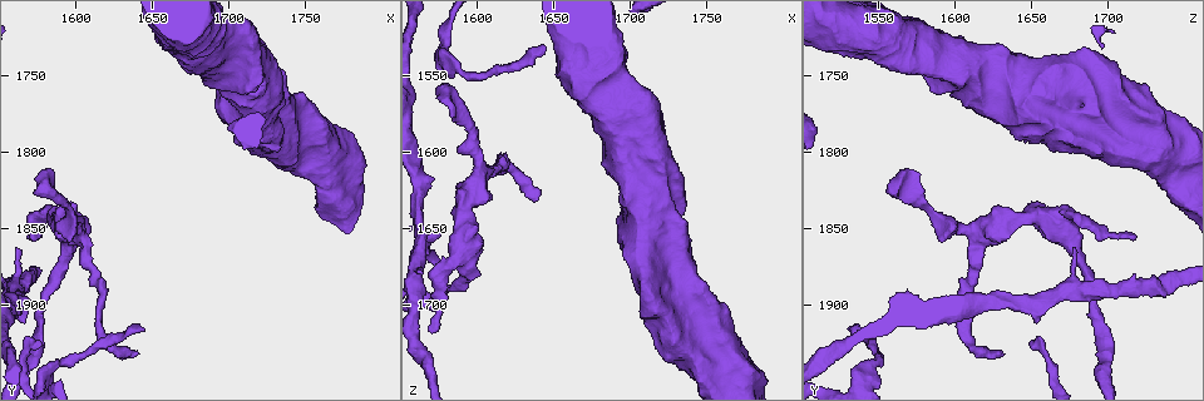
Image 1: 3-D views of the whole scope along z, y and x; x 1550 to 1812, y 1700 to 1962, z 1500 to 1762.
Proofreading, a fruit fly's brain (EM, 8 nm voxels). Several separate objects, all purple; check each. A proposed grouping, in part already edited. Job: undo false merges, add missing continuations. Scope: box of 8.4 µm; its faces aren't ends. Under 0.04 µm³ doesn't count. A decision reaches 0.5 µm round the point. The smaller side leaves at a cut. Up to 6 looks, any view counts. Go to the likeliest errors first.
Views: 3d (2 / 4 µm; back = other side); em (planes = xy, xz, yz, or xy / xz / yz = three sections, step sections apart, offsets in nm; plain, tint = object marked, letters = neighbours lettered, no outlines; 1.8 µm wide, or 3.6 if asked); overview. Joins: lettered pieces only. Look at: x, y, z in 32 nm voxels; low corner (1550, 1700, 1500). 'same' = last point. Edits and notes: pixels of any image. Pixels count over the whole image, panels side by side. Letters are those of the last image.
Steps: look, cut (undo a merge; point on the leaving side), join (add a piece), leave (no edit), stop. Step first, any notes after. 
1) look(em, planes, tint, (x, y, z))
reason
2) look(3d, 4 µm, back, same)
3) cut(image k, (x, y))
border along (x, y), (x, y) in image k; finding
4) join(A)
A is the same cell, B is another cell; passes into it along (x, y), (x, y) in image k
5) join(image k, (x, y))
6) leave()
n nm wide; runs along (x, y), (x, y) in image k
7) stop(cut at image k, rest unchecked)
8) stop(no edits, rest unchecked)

look(em, planes, letters, (1634, 1934, 1632))
long arm stops here

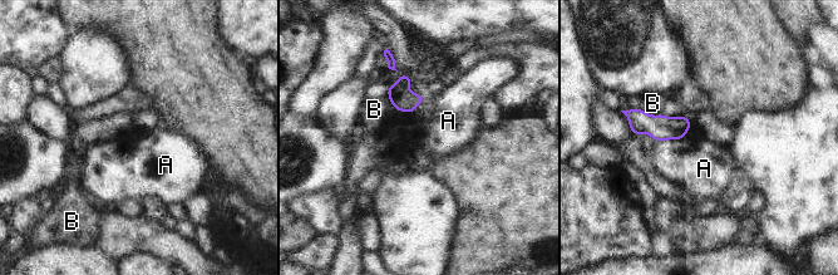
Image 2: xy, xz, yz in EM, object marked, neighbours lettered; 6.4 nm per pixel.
leave()
A and B are other cells; border along (683, 137), (656, 142) in image 2; no lettered piece goes on from it

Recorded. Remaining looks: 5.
look(3d, 4 µm, (1640, 1916, 1528))
free end

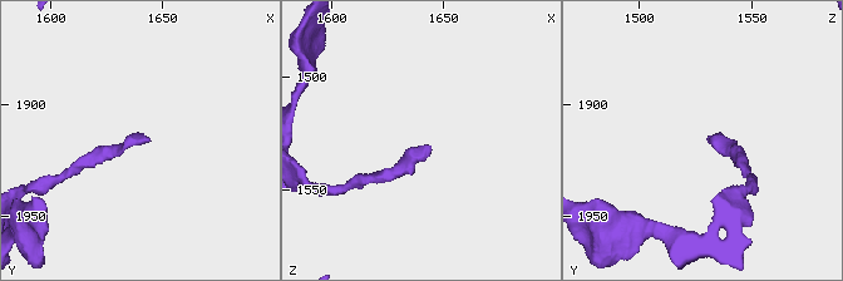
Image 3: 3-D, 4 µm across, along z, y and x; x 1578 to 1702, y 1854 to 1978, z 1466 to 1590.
look(em, planes, letters, (1642, 1916, 1529))

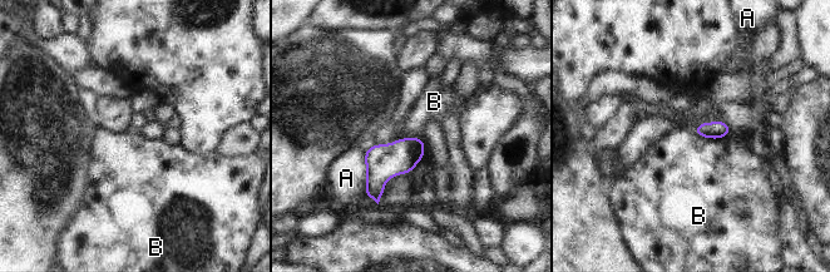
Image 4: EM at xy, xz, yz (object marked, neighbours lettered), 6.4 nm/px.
leave()
110 nm wide; A and B are other cells; border along (693, 130), (703, 137), (729, 136) in image 4; none of them fits

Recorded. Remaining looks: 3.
look(3d, 4 µm, (1570, 1854, 1720))
branch stops here

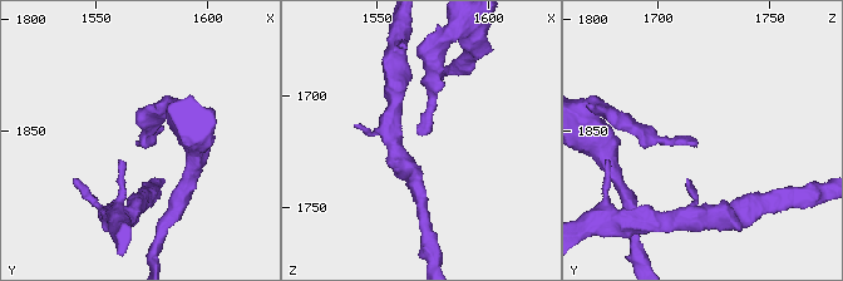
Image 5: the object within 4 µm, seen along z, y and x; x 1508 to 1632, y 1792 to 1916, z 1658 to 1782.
look(em, yz, step 8, tint, (1569, 1854, 1717))
need the tissue

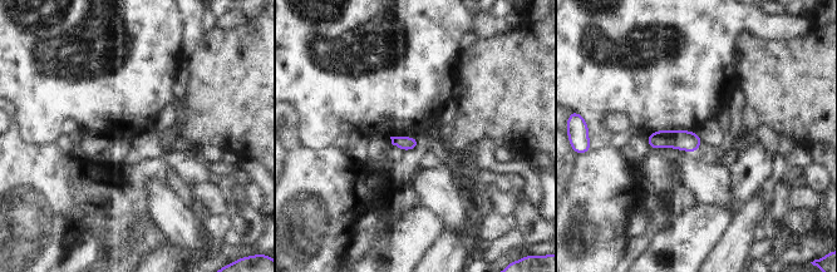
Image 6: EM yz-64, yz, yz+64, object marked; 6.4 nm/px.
look(em, planes, letters, same)
another direction

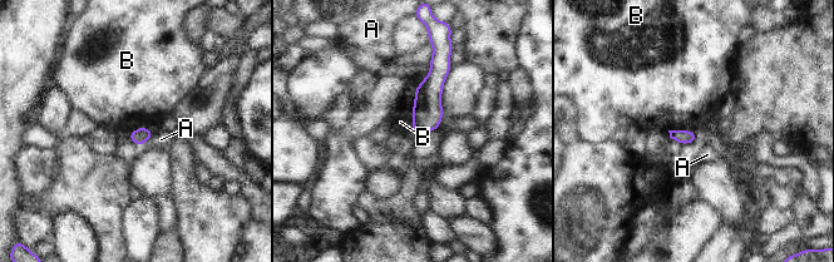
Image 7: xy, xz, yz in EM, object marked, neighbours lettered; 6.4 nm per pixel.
leave()
A and B are other cells; border along (411, 107), (410, 123), (414, 132) in image 7; none of them fits

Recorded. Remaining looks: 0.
stop(no edits, rest unchecked)

